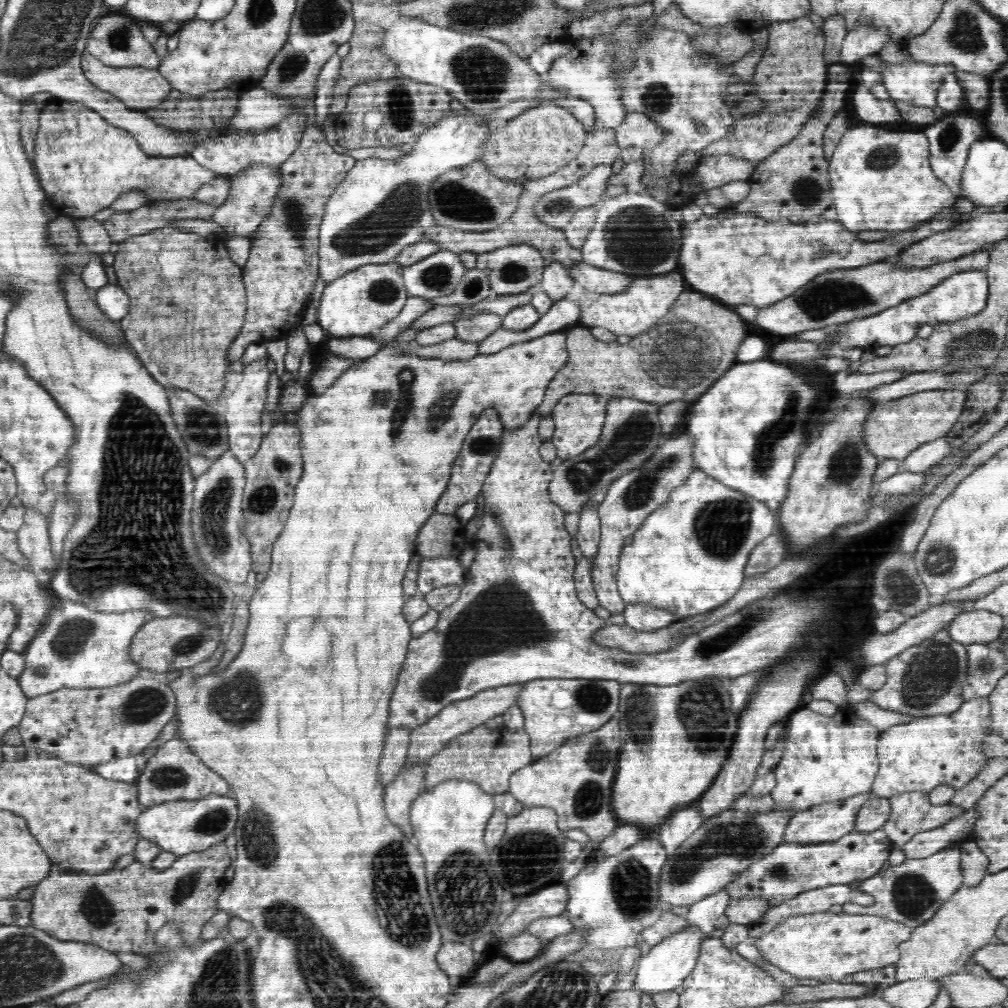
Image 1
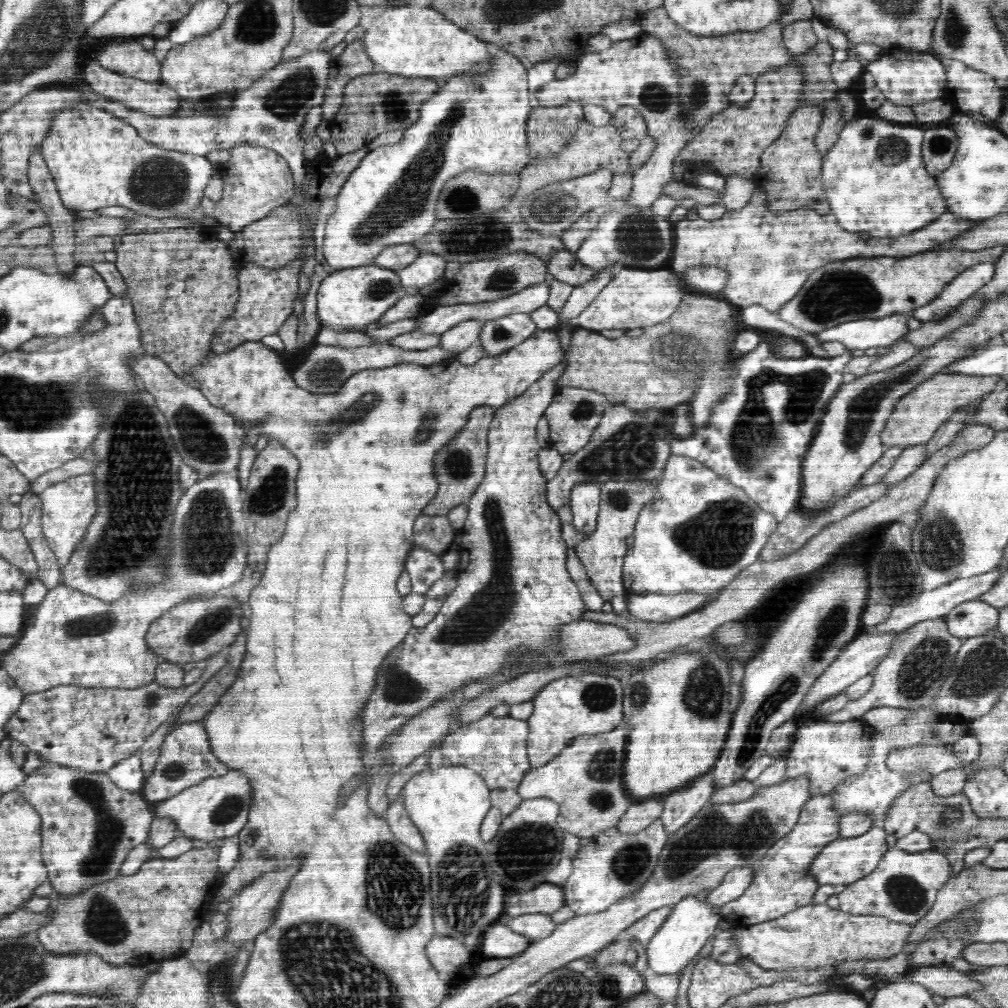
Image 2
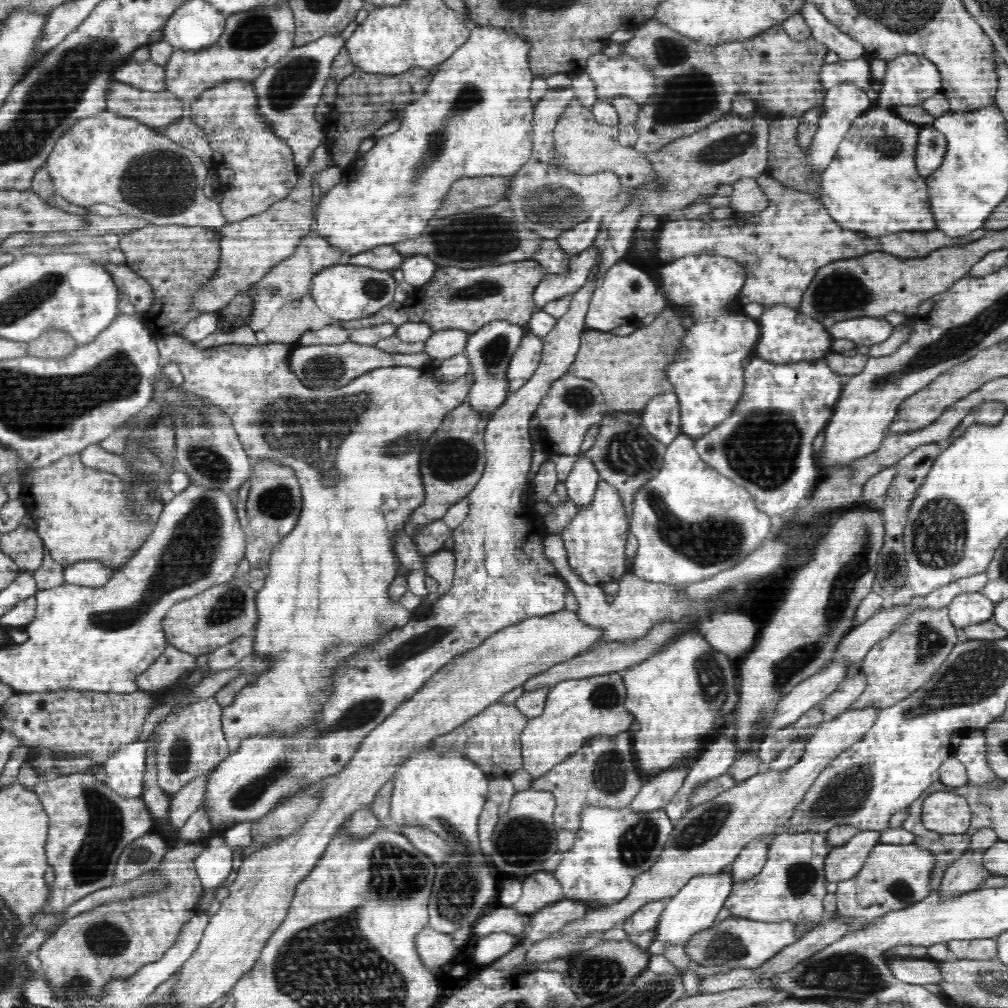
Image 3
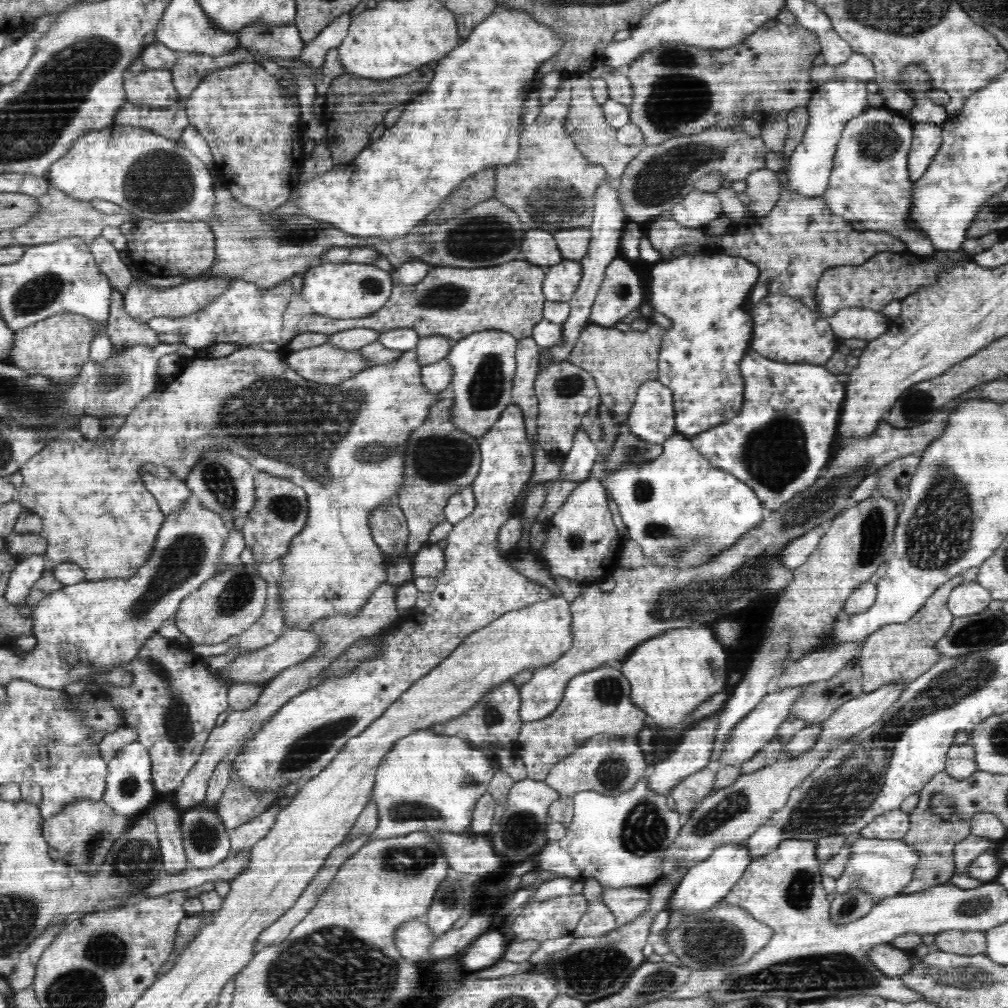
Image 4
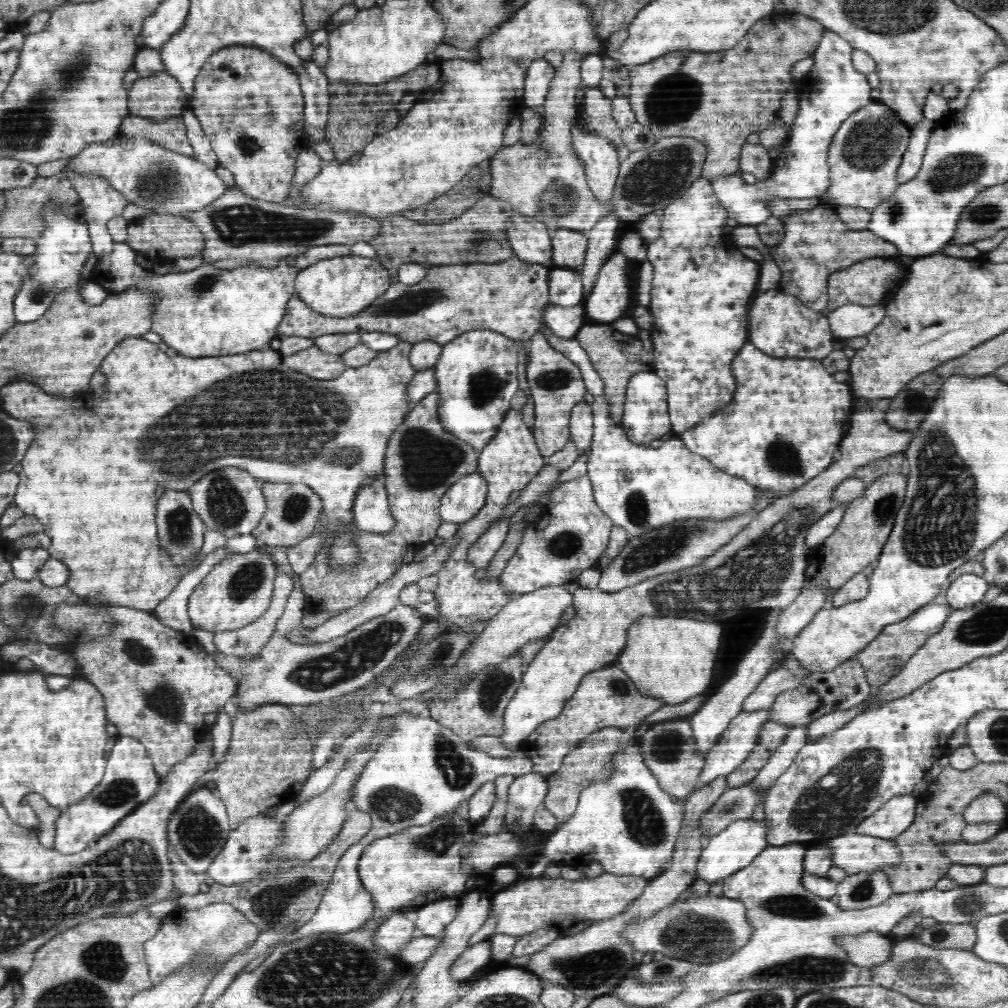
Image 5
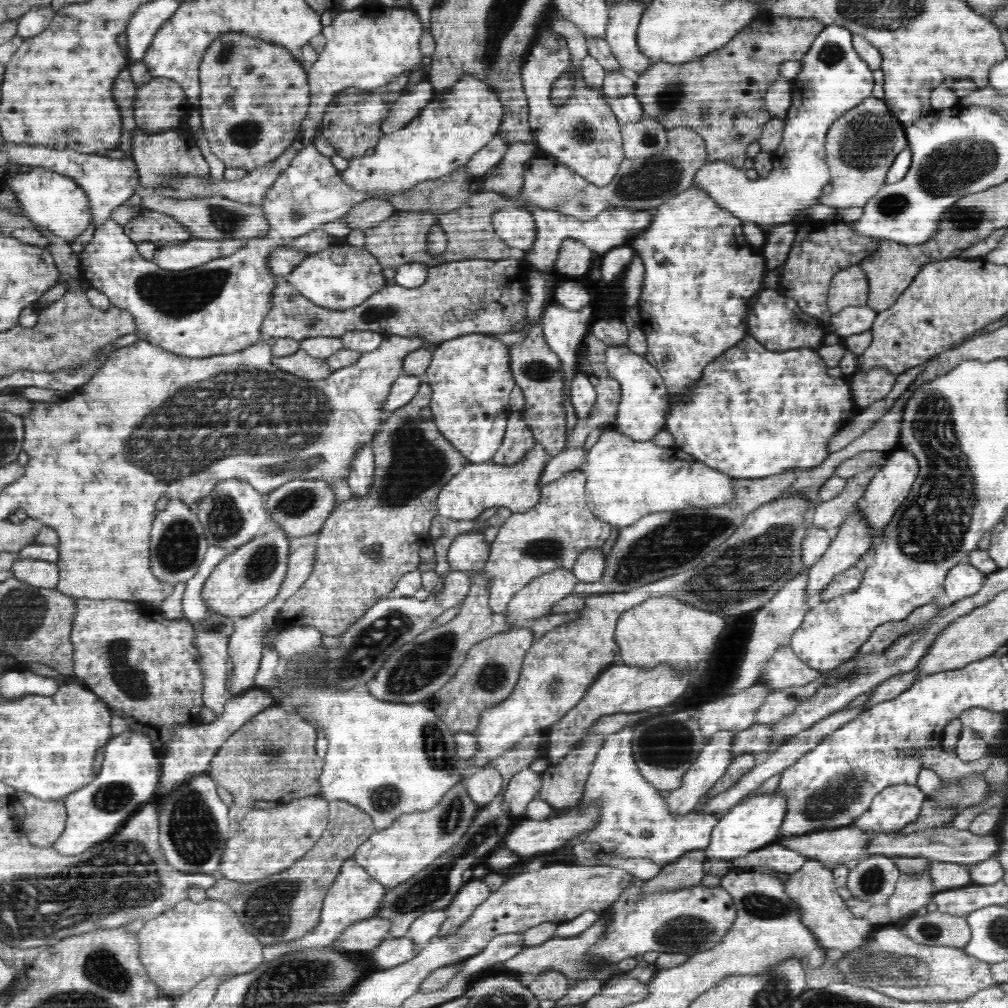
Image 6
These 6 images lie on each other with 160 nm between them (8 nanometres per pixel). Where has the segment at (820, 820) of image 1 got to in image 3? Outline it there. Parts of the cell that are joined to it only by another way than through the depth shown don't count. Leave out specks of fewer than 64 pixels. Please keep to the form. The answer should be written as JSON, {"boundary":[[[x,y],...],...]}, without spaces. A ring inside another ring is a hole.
{"boundary":[[[780,832],[772,840],[764,866],[756,876],[733,884],[725,907],[731,916],[748,920],[779,923],[792,922],[793,926],[819,923],[824,920],[822,900],[827,894],[824,859],[833,849],[826,843],[826,833]]]}

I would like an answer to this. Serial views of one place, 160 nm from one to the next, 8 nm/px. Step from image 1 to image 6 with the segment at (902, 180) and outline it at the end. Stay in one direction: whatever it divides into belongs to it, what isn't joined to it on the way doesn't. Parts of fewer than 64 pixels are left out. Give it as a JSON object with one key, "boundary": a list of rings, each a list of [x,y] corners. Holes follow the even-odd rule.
{"boundary":[[[868,97],[834,120],[826,132],[825,153],[831,174],[832,192],[820,198],[820,204],[838,208],[860,208],[878,194],[886,182],[888,168],[908,147],[905,126],[892,116],[884,99]]]}

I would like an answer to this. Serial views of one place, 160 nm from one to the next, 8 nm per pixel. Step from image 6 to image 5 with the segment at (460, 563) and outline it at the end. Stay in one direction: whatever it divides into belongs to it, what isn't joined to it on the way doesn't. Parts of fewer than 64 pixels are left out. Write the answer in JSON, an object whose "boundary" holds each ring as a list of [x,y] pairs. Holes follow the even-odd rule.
{"boundary":[[[503,518],[498,523],[492,524],[474,546],[468,550],[468,562],[476,568],[487,567],[489,562],[496,556],[498,549],[506,540],[509,527],[509,518]]]}

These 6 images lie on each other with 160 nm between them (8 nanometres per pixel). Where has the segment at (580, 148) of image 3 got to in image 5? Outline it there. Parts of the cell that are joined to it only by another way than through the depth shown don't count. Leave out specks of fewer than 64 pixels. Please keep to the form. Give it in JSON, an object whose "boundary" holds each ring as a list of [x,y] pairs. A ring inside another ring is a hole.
{"boundary":[[[586,87],[583,92],[584,100],[578,105],[578,121],[583,128],[606,136],[615,144],[621,163],[631,152],[626,149],[621,139],[621,126],[616,124],[612,116],[611,99],[604,96],[599,87]]]}

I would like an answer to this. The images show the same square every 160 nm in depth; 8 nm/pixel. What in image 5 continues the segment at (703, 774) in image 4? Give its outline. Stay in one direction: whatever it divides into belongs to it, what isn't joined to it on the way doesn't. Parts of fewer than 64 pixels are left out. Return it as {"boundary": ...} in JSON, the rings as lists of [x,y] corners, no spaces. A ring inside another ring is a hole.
{"boundary":[[[690,717],[673,719],[664,723],[651,724],[643,736],[638,738],[644,763],[648,765],[664,792],[675,796],[682,803],[698,788],[700,770],[706,763],[705,758],[696,751],[691,728]]]}

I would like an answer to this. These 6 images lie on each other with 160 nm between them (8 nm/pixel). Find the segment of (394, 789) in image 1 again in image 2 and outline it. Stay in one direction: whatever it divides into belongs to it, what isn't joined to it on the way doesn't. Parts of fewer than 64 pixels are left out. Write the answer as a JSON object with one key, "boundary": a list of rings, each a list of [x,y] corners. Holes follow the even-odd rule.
{"boundary":[[[398,795],[397,799],[388,805],[384,820],[400,842],[404,842],[406,846],[410,846],[412,850],[424,852],[423,836],[420,834],[420,830],[410,821],[401,795]]]}

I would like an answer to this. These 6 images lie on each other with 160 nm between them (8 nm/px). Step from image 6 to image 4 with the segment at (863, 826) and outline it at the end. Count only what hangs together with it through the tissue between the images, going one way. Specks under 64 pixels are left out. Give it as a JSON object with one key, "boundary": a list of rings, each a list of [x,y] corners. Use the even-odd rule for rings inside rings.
{"boundary":[[[900,809],[885,812],[861,830],[860,836],[880,840],[900,840],[908,833],[910,818]]]}

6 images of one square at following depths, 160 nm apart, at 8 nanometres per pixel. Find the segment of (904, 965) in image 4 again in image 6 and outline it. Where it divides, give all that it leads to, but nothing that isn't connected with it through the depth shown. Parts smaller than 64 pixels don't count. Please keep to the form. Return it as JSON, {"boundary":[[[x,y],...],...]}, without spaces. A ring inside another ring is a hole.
{"boundary":[[[806,859],[800,870],[788,875],[789,881],[784,884],[786,895],[798,903],[802,911],[802,923],[820,939],[822,946],[840,952],[852,952],[852,948],[862,948],[864,944],[868,944],[868,932],[872,936],[874,926],[848,910],[845,900],[836,893],[838,886],[834,884],[832,869],[818,859]]]}

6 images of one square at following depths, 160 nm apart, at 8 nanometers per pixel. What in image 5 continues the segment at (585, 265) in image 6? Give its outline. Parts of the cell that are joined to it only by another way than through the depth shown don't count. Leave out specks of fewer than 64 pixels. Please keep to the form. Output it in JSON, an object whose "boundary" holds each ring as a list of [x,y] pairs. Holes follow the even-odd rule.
{"boundary":[[[558,229],[552,234],[551,265],[574,270],[581,267],[584,263],[589,242],[584,232]]]}

